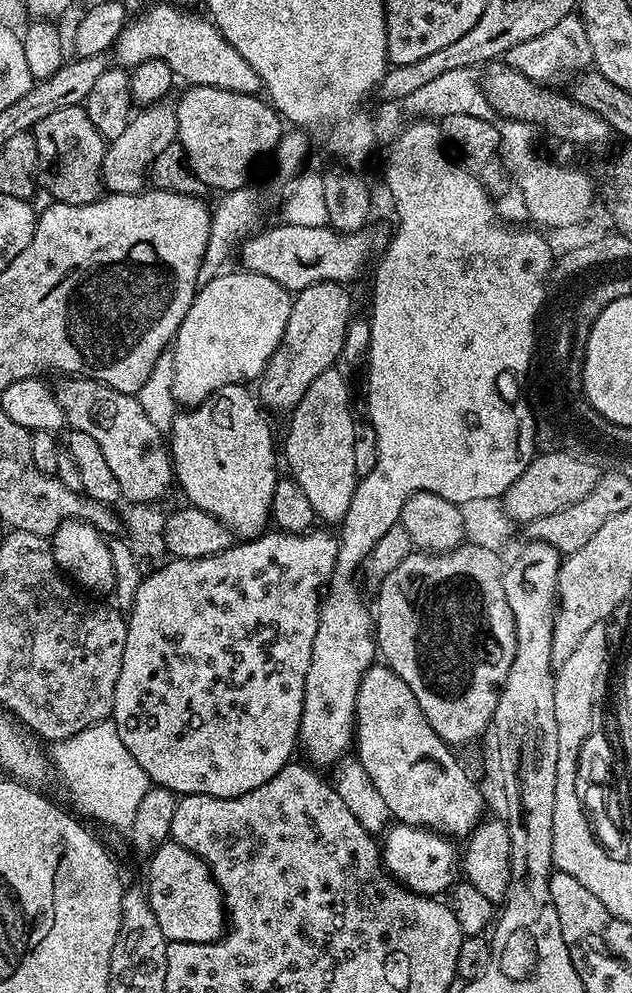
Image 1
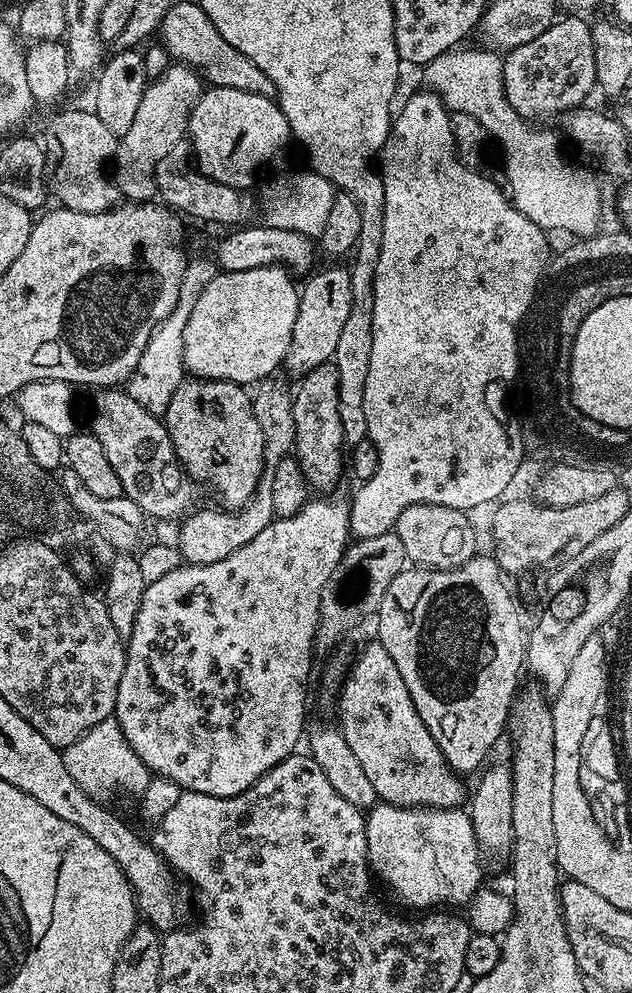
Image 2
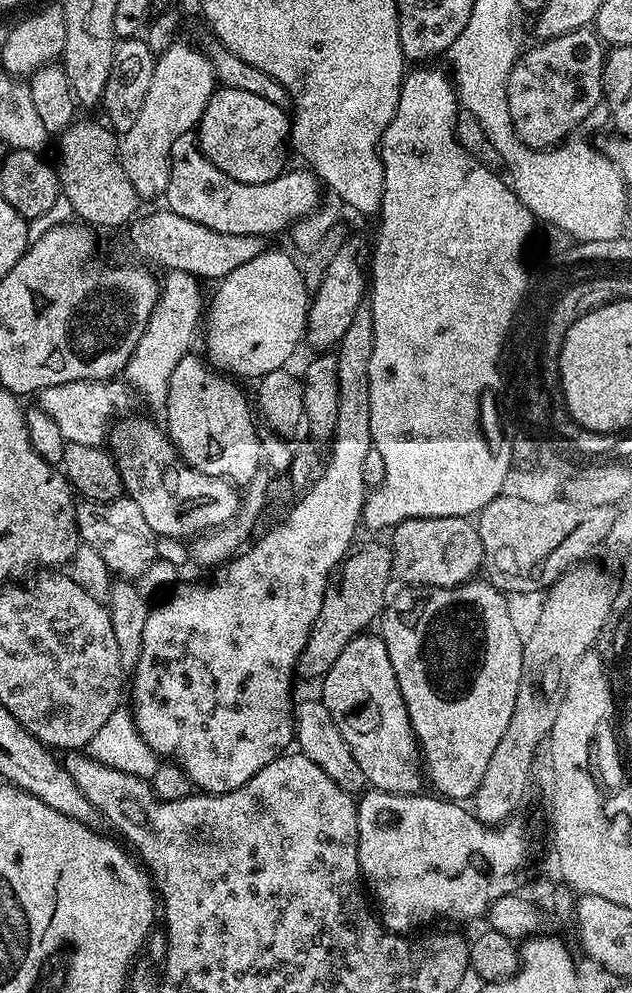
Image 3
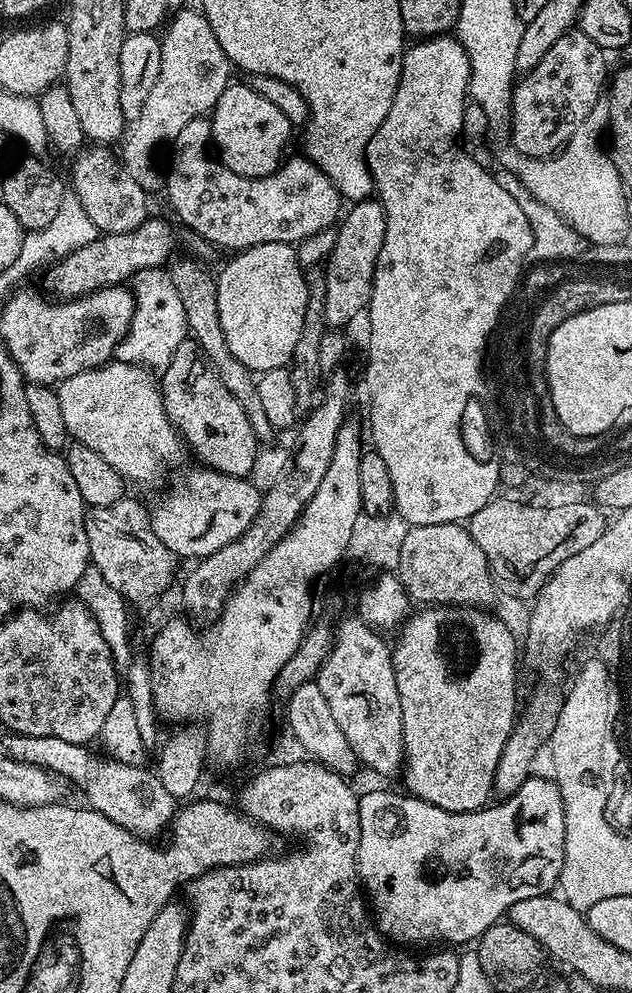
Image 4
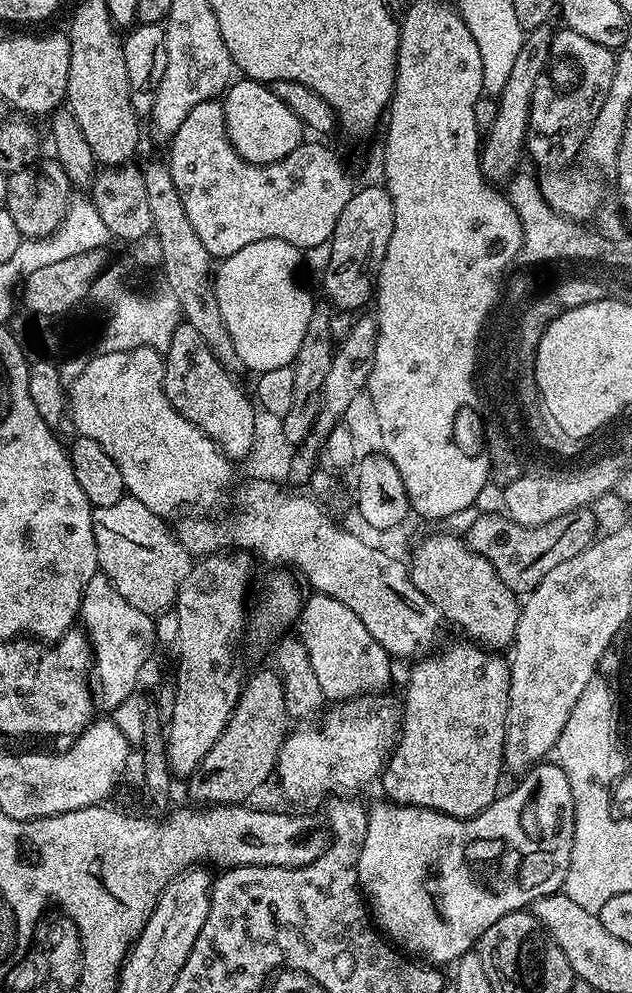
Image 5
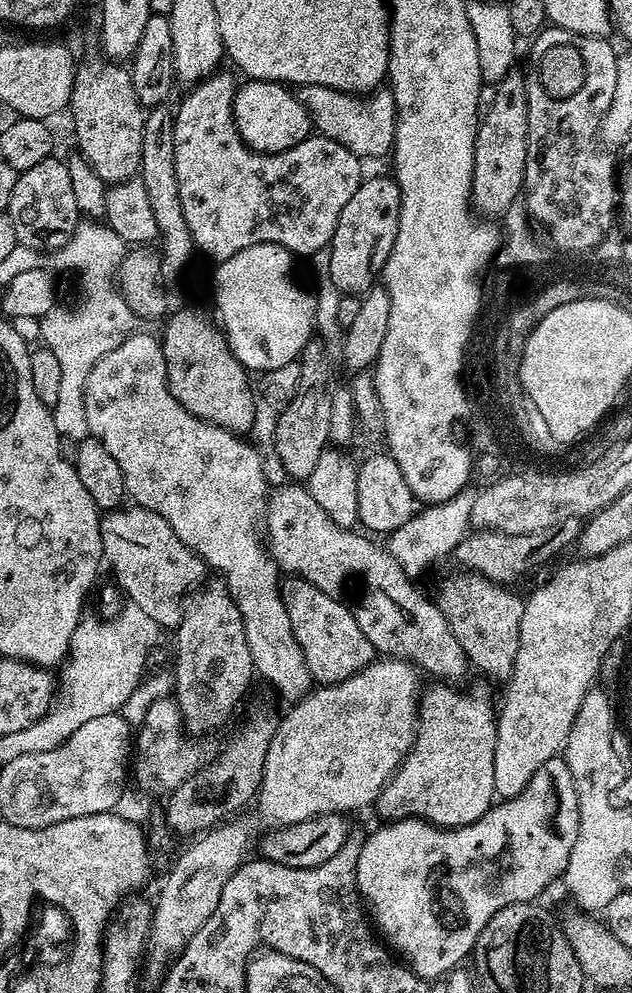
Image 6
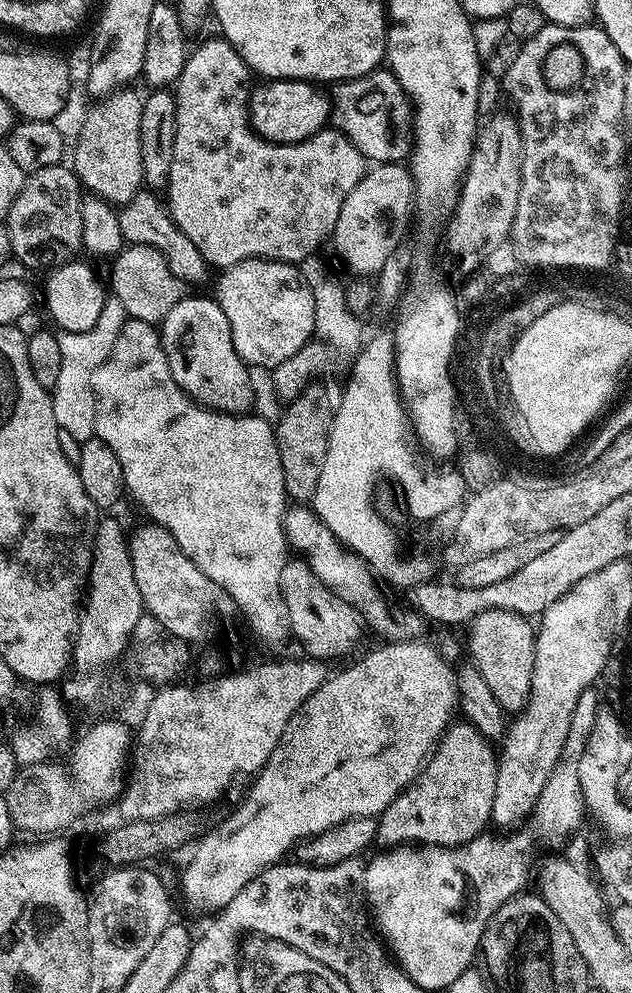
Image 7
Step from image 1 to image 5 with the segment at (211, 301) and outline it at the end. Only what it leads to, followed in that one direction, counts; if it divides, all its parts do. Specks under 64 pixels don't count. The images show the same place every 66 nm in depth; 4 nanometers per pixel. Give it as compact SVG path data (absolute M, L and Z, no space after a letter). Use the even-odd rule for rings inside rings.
M262 238L262 242L242 246L238 254L223 257L215 269L222 322L226 322L230 338L234 338L238 358L242 358L245 369L253 368L253 373L289 367L298 354L314 305L314 297L296 277L299 268L302 268L301 249L282 242L282 238Z

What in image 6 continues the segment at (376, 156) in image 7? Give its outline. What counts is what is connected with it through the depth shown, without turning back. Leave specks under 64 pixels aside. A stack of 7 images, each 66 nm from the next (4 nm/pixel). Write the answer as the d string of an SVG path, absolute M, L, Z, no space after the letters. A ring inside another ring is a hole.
M302 84L295 89L296 97L306 106L317 133L350 150L358 157L384 156L391 153L396 137L396 99L391 87L381 86L372 92L353 94L339 92L330 86Z

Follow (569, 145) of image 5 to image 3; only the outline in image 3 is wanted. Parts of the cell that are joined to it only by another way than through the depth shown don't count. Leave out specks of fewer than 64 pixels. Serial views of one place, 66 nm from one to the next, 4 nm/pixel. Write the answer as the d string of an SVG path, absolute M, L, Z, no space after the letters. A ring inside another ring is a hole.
M581 26L581 28L573 32L566 32L561 36L550 38L549 40L541 40L533 43L533 45L533 48L528 48L525 52L523 49L523 51L517 55L514 66L510 70L508 85L506 86L506 98L510 102L510 118L512 119L512 125L520 141L531 148L551 148L559 145L565 138L571 137L573 133L575 133L572 131L574 131L579 124L583 125L585 121L587 121L590 110L594 110L594 106L601 104L604 94L604 57L606 55L606 48L600 37L588 26Z

